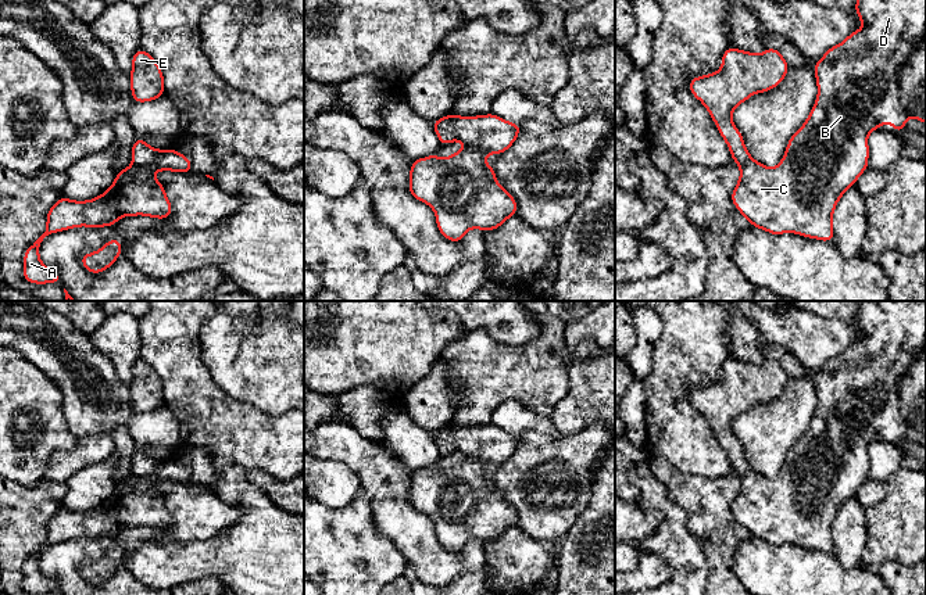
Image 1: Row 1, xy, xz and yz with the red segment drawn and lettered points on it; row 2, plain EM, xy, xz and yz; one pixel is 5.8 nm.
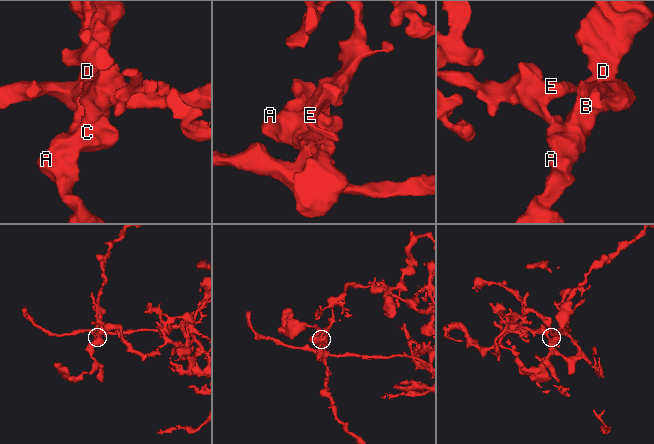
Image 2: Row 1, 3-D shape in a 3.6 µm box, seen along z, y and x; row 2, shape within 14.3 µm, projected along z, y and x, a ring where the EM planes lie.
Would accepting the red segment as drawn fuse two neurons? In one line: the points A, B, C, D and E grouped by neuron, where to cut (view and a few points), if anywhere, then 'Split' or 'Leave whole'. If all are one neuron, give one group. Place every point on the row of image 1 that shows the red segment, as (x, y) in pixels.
Groups: A B C D / E. Split along yz (919, 43), (900, 70), (898, 100), (905, 115). Split

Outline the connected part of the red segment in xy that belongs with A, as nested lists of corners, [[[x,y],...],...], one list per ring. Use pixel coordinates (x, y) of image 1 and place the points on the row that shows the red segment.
[[[171,148],[150,164],[132,164],[119,171],[112,186],[93,200],[74,201],[62,196],[47,211],[46,232],[24,254],[22,277],[35,284],[61,284],[60,275],[44,266],[39,257],[40,243],[51,233],[78,226],[114,226],[121,216],[169,218],[172,205],[162,183],[155,180],[153,173],[155,171],[192,173],[190,168],[190,158]]]

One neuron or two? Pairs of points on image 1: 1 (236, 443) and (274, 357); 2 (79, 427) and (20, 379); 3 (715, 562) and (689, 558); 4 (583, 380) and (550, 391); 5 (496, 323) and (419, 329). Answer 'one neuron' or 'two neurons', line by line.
1: two neurons
2: two neurons
3: two neurons
4: two neurons
5: two neurons

